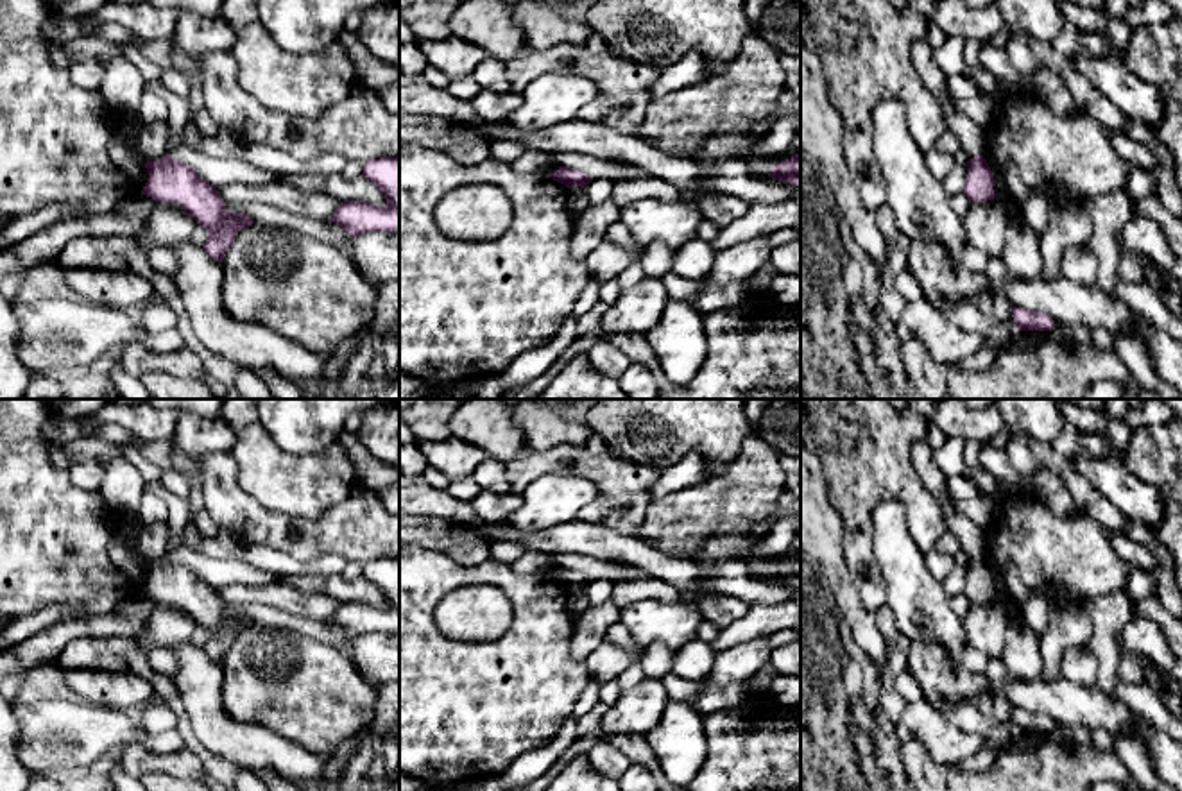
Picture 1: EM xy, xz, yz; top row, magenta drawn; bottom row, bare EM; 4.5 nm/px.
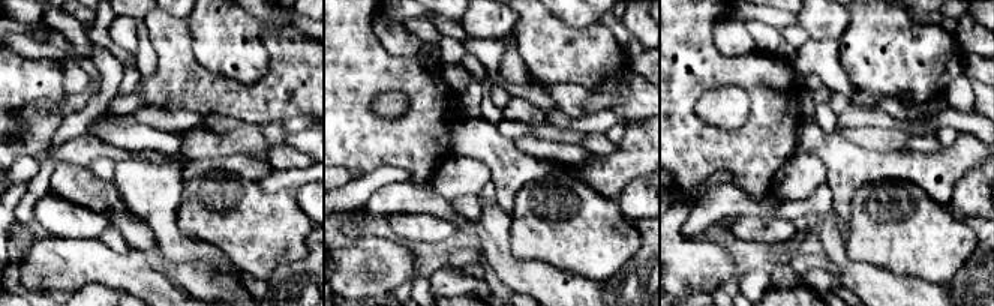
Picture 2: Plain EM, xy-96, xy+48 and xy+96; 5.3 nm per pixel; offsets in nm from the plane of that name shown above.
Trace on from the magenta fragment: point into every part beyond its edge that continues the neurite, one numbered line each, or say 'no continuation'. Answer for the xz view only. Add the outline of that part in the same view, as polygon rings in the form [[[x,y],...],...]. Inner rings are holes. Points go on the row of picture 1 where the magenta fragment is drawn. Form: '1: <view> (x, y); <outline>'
no continuation

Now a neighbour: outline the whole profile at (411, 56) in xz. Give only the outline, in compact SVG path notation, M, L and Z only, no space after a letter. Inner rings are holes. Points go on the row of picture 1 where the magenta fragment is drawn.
M399 18L399 70L410 77L421 77L428 66L426 57L417 48L417 38L410 25Z

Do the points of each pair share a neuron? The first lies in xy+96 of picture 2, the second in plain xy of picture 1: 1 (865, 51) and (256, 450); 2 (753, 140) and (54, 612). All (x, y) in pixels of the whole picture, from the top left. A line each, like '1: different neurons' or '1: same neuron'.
1: same neuron
2: different neurons

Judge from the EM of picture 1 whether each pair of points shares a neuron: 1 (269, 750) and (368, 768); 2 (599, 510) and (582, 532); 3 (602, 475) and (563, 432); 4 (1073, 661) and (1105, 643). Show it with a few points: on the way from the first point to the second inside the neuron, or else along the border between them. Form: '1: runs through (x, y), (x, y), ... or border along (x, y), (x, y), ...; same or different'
1: border along (326, 759), (323, 772); different
2: border along (577, 519), (629, 537); different
3: border along (591, 432), (577, 446), (532, 450); different
4: border along (1086, 645), (1096, 661), (1095, 684); different

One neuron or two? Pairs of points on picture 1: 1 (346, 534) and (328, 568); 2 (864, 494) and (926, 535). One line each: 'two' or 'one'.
1: two
2: one

